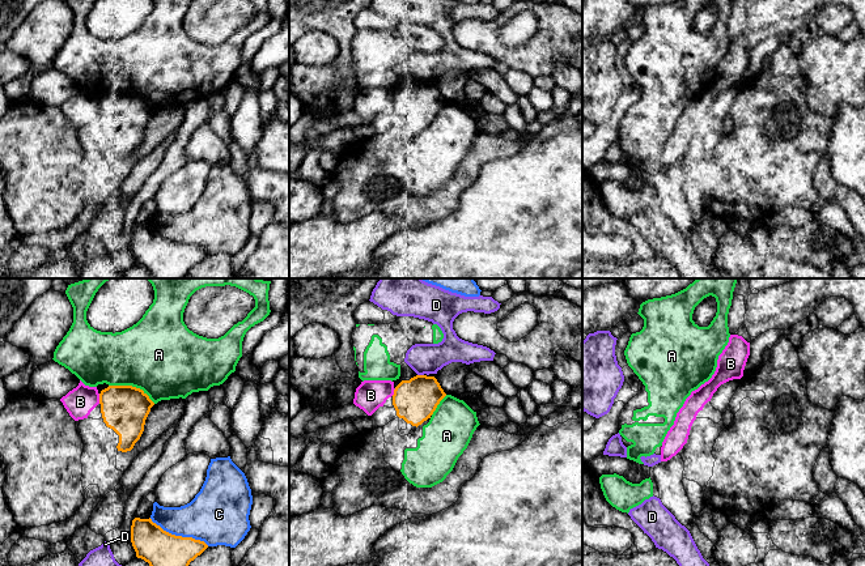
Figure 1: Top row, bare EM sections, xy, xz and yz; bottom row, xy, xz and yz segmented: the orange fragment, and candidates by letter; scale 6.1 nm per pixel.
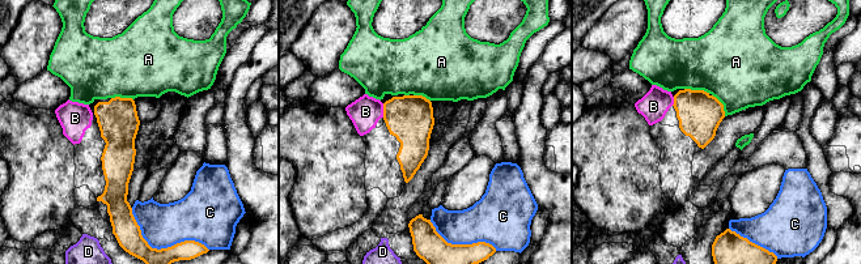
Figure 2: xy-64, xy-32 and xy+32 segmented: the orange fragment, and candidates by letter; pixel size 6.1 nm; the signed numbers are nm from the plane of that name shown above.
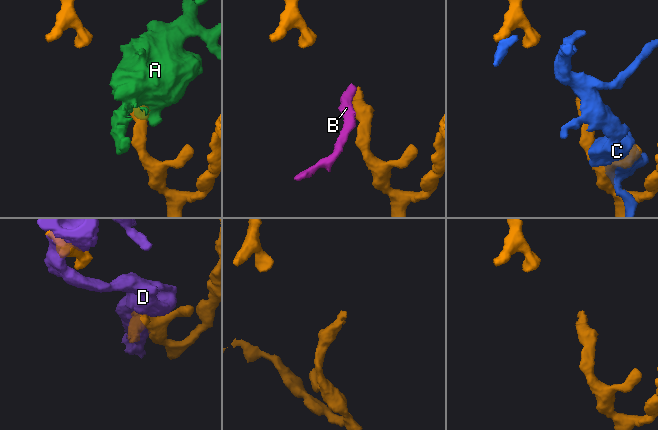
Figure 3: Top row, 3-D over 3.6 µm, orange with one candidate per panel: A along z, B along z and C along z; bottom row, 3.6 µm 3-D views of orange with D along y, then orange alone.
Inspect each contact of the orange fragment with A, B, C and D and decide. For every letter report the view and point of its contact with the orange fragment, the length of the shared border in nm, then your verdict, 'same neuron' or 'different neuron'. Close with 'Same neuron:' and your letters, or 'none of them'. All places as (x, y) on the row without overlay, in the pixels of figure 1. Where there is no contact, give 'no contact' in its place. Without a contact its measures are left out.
A: xy (131, 93) | 300 nm | different neuron
B: xy (100, 106) | 60 nm | same neuron
C: xy (179, 243) | 400 nm | different neuron
D: xz (420, 83) | 40 nm | different neuron
Same neuron: B

